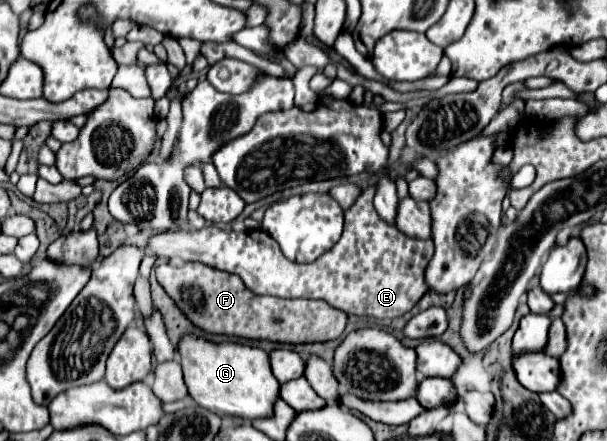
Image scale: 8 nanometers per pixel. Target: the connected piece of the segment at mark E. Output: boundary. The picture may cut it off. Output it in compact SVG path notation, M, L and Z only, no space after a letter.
M376 184L368 186L362 196L354 202L352 210L344 214L344 232L342 238L324 252L318 260L312 264L298 264L290 262L274 238L270 238L264 230L244 230L244 232L232 232L232 230L220 230L218 226L208 226L202 230L180 230L180 232L162 232L152 234L148 238L146 254L156 258L182 258L182 260L194 260L208 266L214 266L218 270L226 270L232 274L238 274L244 284L254 294L270 294L278 298L314 298L314 300L326 300L330 306L356 316L370 316L370 318L398 318L412 310L412 306L424 296L428 290L424 286L424 270L434 254L432 240L414 240L406 234L400 234L396 226L384 224L384 220L376 214L372 198L376 194Z

